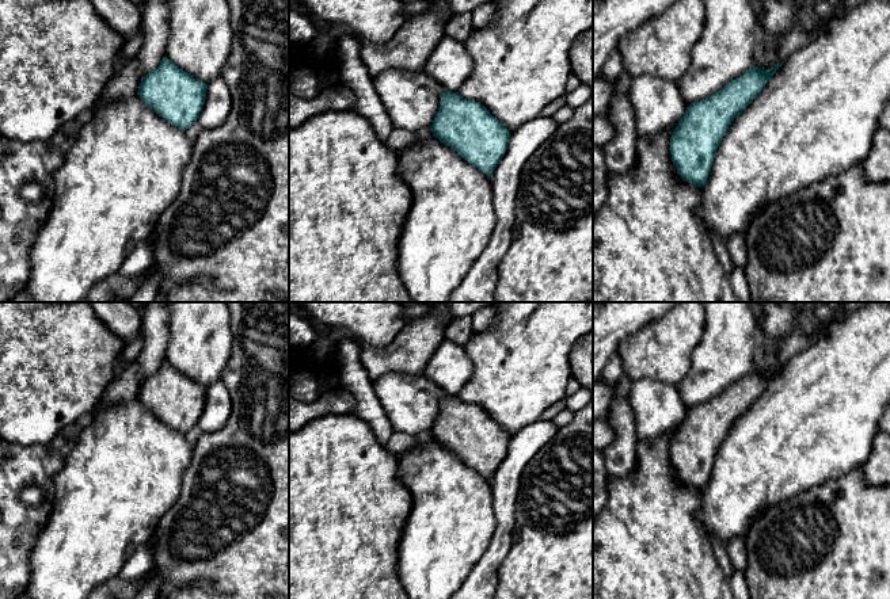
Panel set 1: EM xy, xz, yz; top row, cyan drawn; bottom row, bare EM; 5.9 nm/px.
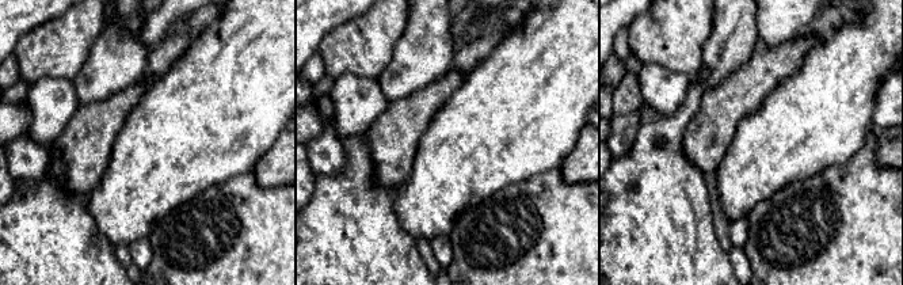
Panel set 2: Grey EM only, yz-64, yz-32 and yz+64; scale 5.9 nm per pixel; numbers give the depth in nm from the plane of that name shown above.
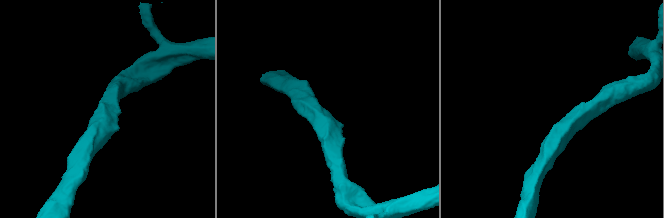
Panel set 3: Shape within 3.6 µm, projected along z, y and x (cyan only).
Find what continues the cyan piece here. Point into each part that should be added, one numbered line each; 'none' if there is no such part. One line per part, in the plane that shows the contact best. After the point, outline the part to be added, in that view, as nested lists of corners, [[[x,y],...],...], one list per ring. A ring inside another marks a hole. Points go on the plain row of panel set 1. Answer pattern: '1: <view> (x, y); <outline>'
1: yz (817, 419); [[[840,302],[837,317],[828,321],[822,335],[803,351],[796,352],[768,384],[762,394],[749,409],[734,421],[720,445],[707,485],[700,492],[699,519],[708,538],[718,538],[723,543],[734,537],[745,538],[750,523],[764,511],[796,496],[805,491],[824,485],[849,474],[864,465],[874,446],[875,436],[881,432],[878,423],[890,402],[890,302]]]

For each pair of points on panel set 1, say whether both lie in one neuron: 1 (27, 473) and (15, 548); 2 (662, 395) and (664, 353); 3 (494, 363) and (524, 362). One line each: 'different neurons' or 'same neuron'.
1: same neuron
2: different neurons
3: same neuron

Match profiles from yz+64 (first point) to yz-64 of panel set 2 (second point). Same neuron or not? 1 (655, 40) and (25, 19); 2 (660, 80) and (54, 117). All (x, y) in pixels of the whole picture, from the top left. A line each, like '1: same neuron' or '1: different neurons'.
1: different neurons
2: same neuron

